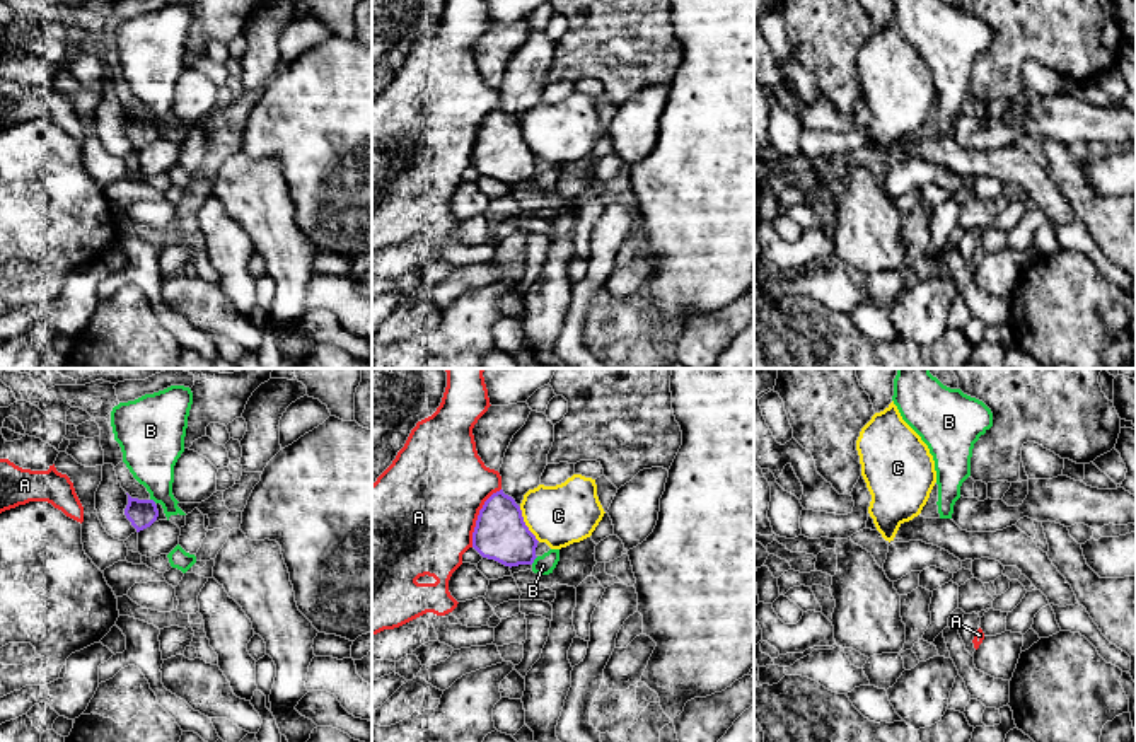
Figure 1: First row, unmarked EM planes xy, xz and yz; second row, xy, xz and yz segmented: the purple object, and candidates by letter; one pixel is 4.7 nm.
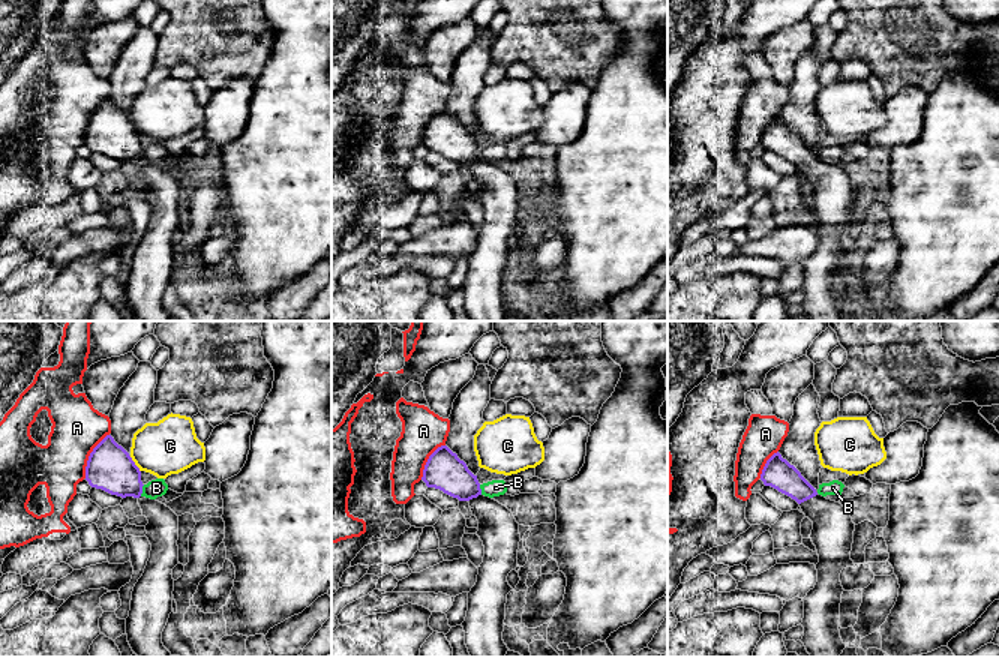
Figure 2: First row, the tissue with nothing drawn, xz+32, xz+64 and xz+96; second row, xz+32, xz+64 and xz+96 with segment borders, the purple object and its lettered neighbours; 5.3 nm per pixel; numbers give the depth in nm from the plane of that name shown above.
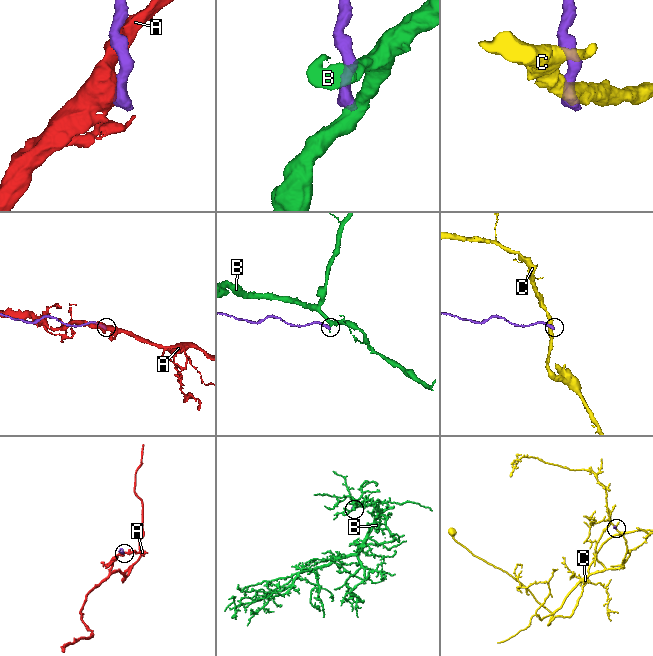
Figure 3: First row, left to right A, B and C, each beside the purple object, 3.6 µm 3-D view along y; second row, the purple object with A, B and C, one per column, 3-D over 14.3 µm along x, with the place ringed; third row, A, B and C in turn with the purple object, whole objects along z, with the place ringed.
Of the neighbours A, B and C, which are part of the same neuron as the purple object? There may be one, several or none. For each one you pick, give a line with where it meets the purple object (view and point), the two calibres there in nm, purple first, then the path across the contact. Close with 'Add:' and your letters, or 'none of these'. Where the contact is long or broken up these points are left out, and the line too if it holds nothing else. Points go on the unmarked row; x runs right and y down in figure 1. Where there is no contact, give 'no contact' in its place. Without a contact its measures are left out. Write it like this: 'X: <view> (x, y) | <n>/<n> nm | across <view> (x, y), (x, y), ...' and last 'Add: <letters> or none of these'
Add: none of these

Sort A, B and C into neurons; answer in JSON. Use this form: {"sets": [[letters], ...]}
{"sets": [["A"], ["B"], ["C"]]}

